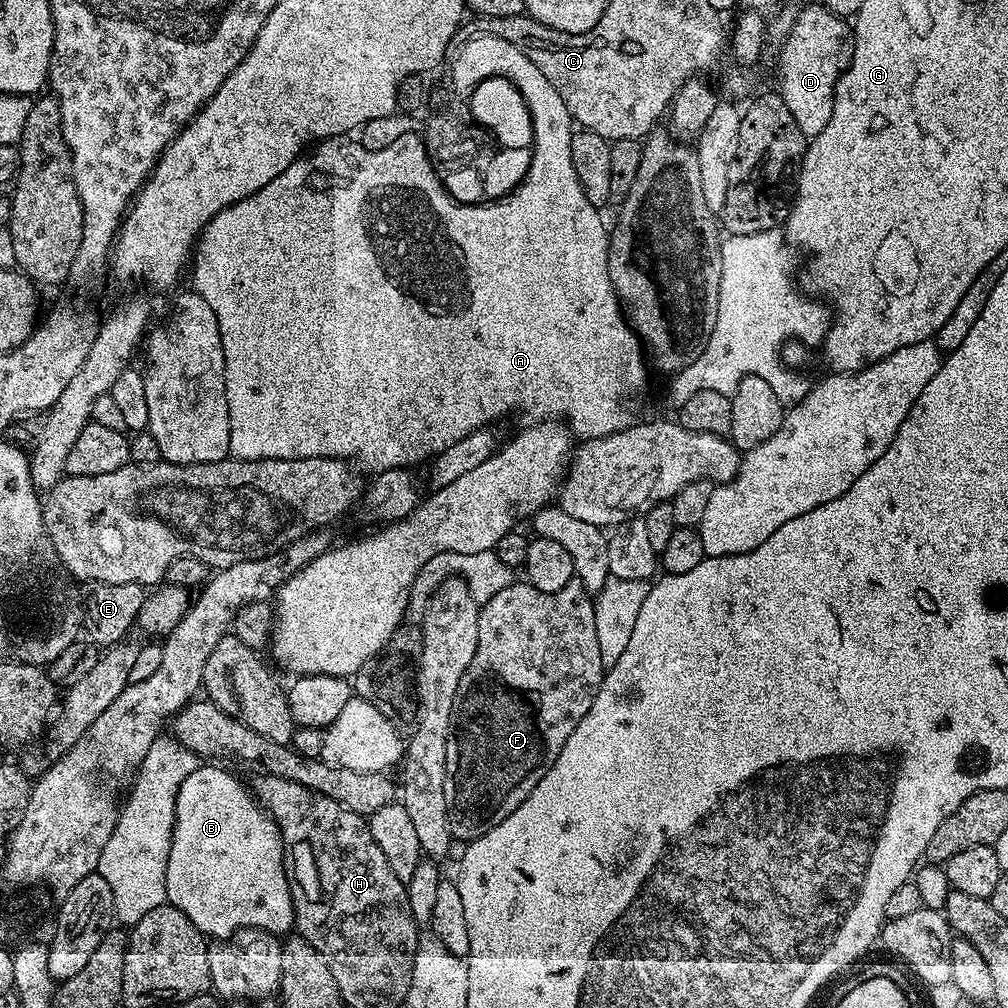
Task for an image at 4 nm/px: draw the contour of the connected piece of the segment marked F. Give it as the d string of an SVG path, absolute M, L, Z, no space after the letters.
M514 582L480 608L478 646L462 682L458 682L446 742L446 818L453 841L476 840L498 826L502 818L514 814L552 769L566 738L574 734L574 726L586 718L606 671L602 650L598 650L597 619L593 597L578 582L553 592Z

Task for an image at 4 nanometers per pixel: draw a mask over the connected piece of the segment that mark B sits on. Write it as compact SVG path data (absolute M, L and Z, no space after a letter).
M201 766L194 770L192 774L181 784L177 792L176 817L173 820L172 845L169 848L168 861L165 868L165 886L167 903L182 910L190 922L199 930L205 938L213 941L224 940L227 936L233 936L238 928L264 928L267 932L277 934L288 934L293 931L296 912L292 909L292 895L288 889L288 878L284 866L284 843L280 837L280 831L276 829L276 824L272 817L256 803L251 791L244 788L228 772L223 772L220 768L207 768Z

